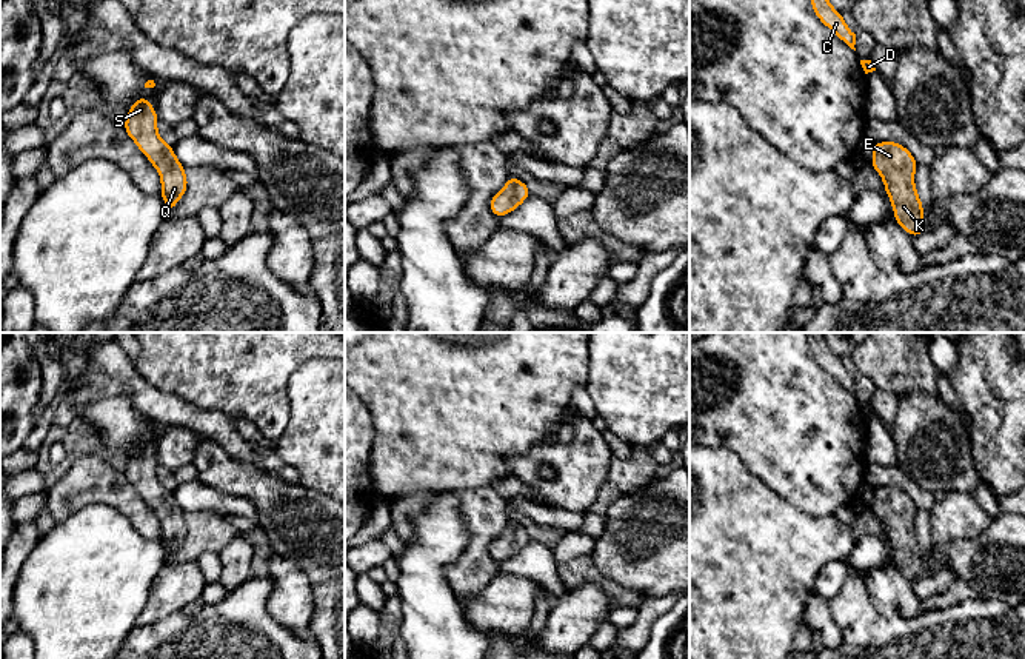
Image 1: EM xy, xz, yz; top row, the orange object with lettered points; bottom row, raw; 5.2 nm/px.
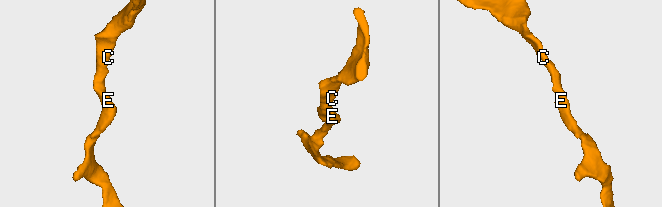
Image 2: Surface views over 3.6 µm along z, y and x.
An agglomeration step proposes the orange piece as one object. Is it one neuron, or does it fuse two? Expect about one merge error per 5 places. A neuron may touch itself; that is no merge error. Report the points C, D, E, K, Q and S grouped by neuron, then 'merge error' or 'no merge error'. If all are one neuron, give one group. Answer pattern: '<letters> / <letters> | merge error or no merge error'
C D E K Q S | no merge error

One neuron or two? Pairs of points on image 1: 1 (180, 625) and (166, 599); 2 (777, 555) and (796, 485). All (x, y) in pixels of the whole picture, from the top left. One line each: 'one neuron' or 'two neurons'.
1: two neurons
2: two neurons

